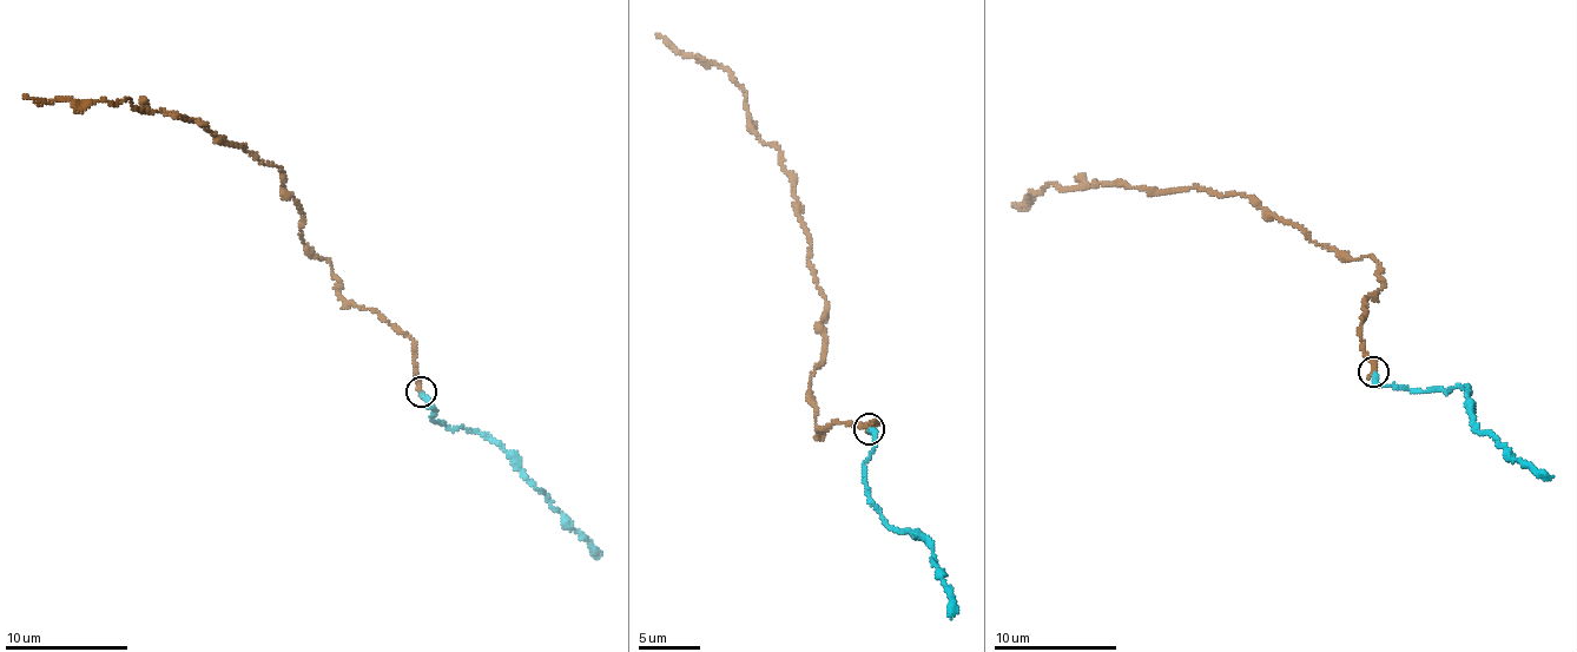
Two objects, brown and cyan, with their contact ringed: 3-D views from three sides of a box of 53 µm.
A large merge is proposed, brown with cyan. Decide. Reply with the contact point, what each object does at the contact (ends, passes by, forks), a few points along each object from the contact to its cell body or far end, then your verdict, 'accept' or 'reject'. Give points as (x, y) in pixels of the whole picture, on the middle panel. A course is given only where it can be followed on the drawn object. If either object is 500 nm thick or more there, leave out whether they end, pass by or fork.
place (869, 429); brown ends; cyan ends; course brown (869, 428), (818, 436), (809, 383), (825, 305), (782, 155), (753, 130), (736, 79), (657, 34); course cyan (869, 430), (873, 438), (863, 482), (871, 505), (889, 526), (930, 545), (950, 618); reject

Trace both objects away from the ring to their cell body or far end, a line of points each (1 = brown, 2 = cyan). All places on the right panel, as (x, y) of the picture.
1: (1372, 373), (1364, 300), (1381, 287), (1370, 256), (1346, 259), (1242, 193), (1046, 183), (1013, 204)
2: (1376, 373), (1381, 386), (1450, 392), (1465, 384), (1467, 401), (1479, 432), (1497, 439), (1515, 459), (1552, 476)

